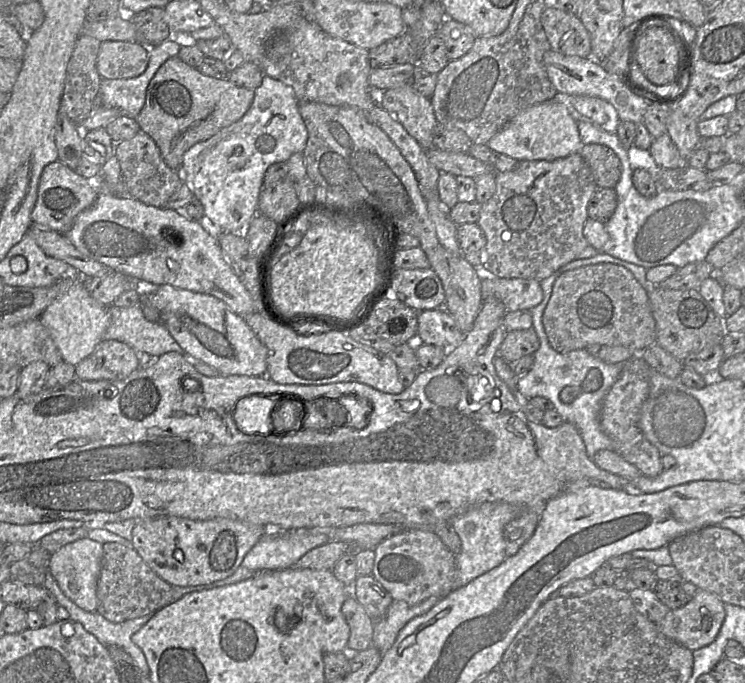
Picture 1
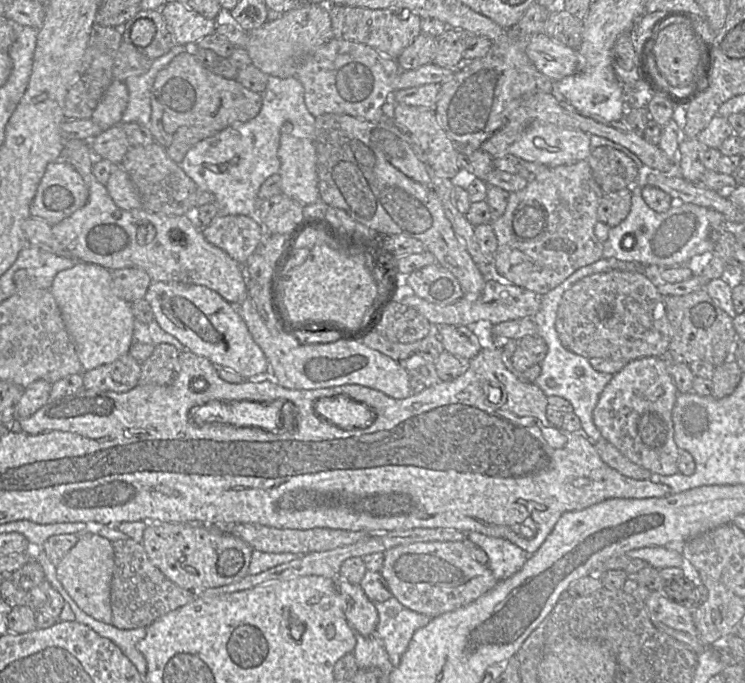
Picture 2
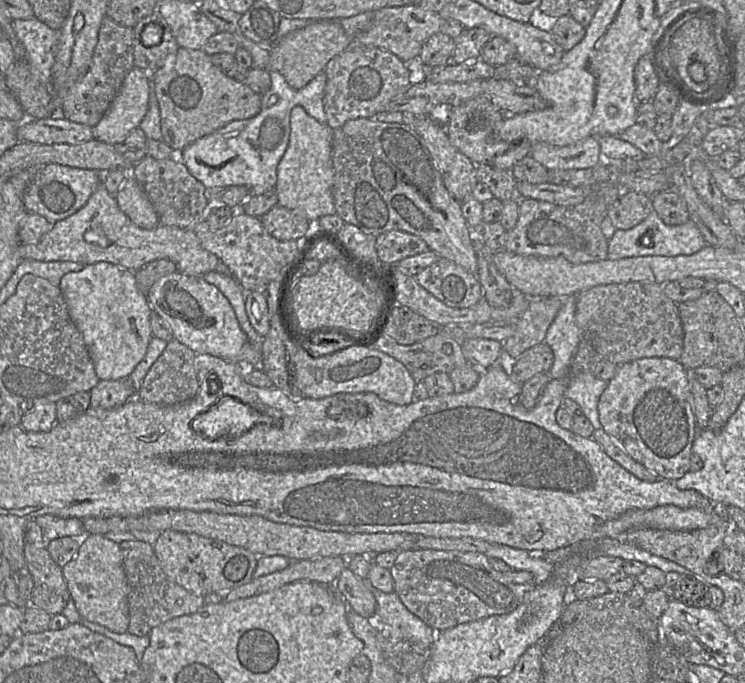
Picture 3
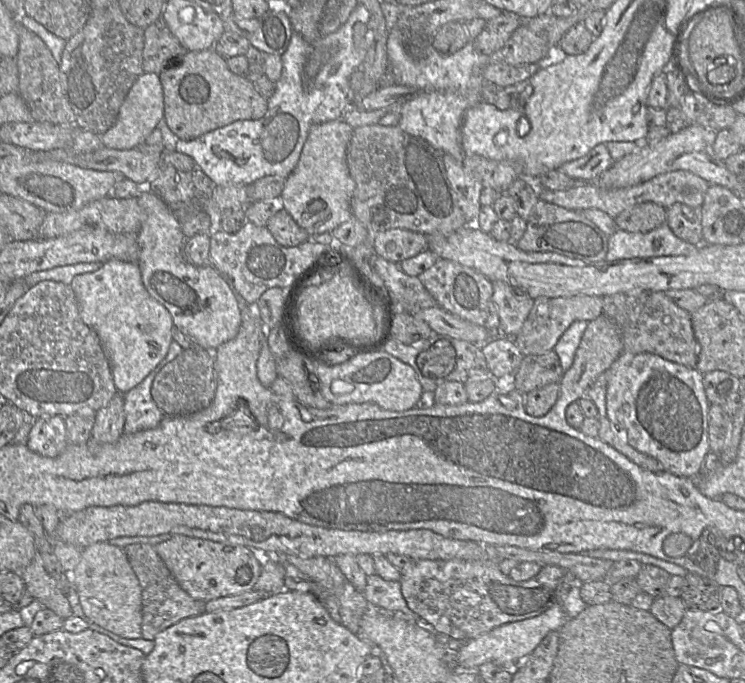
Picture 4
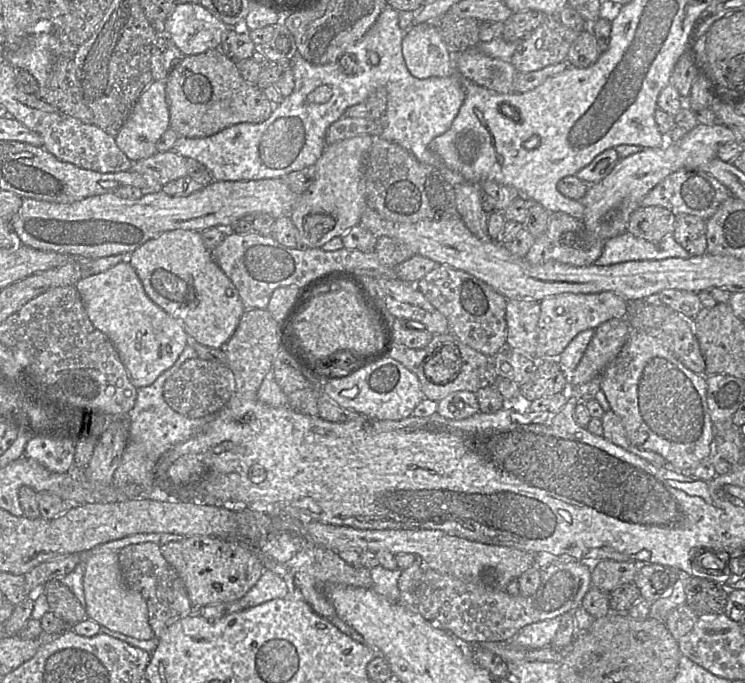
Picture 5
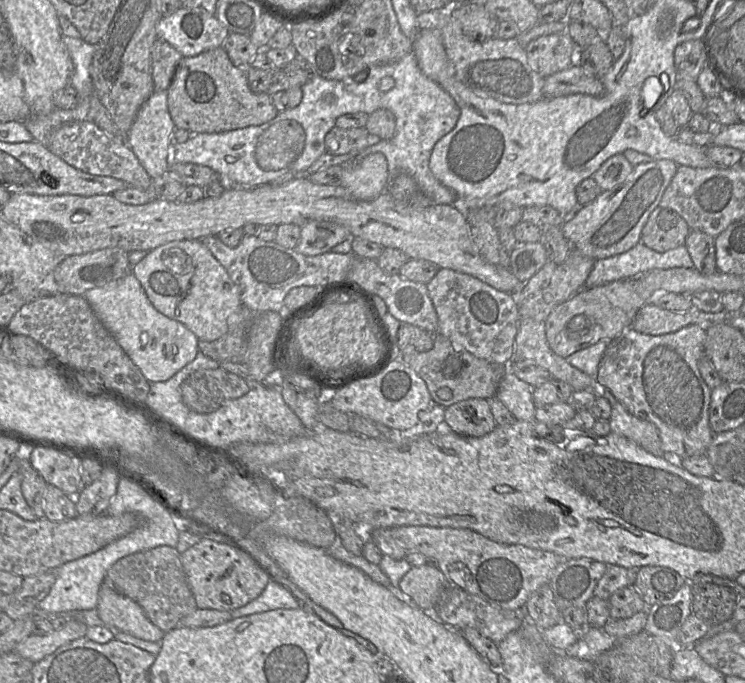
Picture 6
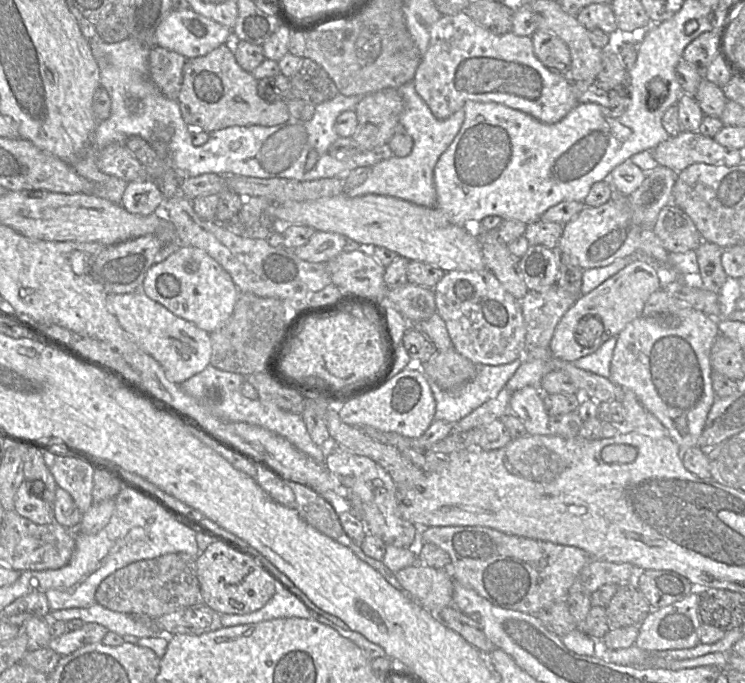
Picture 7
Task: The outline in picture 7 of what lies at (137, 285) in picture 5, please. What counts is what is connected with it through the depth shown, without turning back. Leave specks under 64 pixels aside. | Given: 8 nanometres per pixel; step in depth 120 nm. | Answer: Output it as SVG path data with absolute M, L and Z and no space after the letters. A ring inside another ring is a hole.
M144 290L127 294L108 294L107 304L121 327L141 349L159 362L170 381L180 384L210 364L212 353L210 333L176 316L149 298Z

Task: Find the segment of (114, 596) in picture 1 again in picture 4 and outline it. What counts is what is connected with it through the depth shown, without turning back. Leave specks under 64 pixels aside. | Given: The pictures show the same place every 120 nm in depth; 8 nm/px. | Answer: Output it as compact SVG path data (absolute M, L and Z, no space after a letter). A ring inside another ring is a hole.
M131 544L123 548L129 563L134 570L142 588L142 638L154 640L156 635L178 621L199 615L205 611L204 601L192 598L184 591L174 578L170 570L150 544Z

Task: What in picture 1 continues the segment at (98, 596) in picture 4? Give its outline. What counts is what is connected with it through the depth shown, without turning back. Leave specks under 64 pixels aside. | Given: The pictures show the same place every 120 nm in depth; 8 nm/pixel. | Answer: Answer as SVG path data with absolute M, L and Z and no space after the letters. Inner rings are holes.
M88 537L68 543L50 556L49 572L63 593L77 606L88 612L97 611L96 589L102 556L103 544Z

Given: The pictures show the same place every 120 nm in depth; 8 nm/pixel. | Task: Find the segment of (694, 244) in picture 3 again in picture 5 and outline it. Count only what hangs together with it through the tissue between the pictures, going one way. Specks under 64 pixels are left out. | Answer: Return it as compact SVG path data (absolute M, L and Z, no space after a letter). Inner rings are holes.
M629 231L605 241L603 252L594 263L609 266L628 261L690 258L691 254L676 242L673 234L665 235L658 242L635 237Z

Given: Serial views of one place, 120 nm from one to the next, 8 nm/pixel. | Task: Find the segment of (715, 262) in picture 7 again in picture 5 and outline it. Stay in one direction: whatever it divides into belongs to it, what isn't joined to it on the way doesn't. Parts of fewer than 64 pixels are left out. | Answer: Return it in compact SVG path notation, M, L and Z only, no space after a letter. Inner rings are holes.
M689 214L676 215L673 236L692 256L707 253L706 224L703 219Z

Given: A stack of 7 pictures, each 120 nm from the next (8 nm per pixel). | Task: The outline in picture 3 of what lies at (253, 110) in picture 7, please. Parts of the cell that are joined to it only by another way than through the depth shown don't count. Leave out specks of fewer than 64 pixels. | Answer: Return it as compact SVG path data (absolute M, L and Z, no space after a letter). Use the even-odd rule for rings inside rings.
M179 48L150 75L160 108L162 141L176 153L231 121L249 119L261 111L262 96L226 76L202 50Z

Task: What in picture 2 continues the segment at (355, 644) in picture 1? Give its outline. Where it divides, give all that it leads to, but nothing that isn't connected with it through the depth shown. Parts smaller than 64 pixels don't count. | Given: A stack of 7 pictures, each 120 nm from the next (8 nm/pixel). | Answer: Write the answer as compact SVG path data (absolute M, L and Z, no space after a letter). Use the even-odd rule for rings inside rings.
M337 578L336 586L345 598L345 617L349 626L364 637L373 636L378 624L378 612L359 584Z

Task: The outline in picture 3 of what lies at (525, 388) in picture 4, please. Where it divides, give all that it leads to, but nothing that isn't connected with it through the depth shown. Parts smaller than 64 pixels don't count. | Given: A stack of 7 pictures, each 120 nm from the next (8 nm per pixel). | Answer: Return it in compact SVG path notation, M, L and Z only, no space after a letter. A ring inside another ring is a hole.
M542 342L527 349L516 359L510 377L513 381L523 384L539 373L548 373L553 362L551 347Z

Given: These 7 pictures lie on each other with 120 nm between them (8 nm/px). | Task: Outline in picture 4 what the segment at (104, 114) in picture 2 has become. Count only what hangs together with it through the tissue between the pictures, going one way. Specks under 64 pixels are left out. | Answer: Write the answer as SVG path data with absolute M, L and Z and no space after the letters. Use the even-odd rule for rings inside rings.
M144 72L131 87L117 117L115 124L101 134L104 147L118 150L134 149L164 120L164 93L159 74Z

